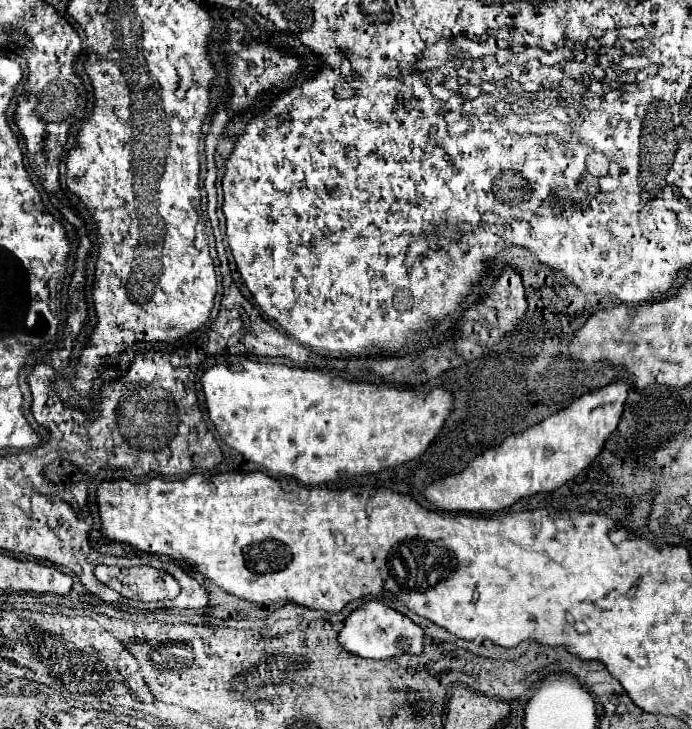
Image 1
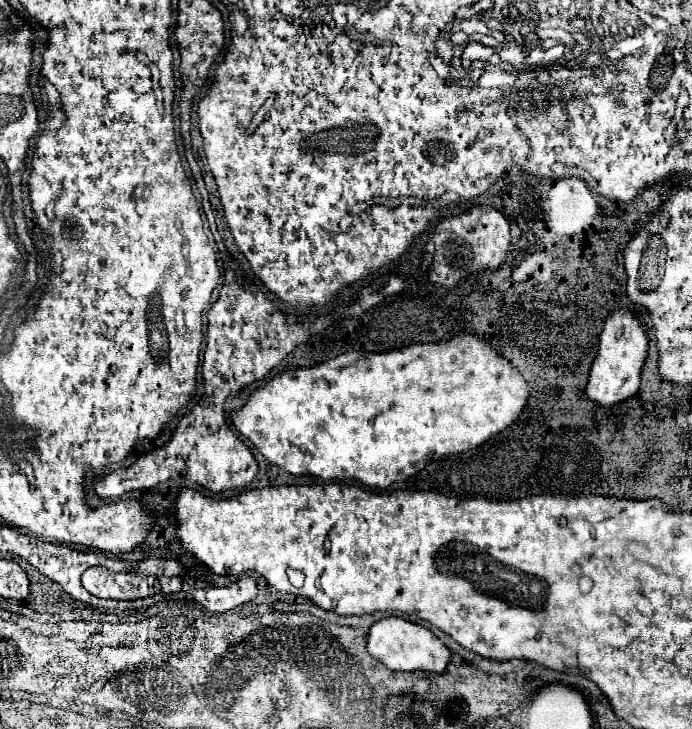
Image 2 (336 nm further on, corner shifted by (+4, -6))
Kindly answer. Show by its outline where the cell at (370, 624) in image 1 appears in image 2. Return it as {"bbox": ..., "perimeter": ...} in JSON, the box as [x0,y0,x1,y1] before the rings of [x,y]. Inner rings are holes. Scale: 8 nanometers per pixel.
{"bbox":[367,617,451,673],"perimeter":[[[401,617],[381,619],[371,625],[369,635],[367,635],[367,653],[393,671],[421,669],[421,671],[443,673],[449,663],[449,657],[451,657],[451,651],[429,629],[425,629],[423,625],[405,621]]]}

